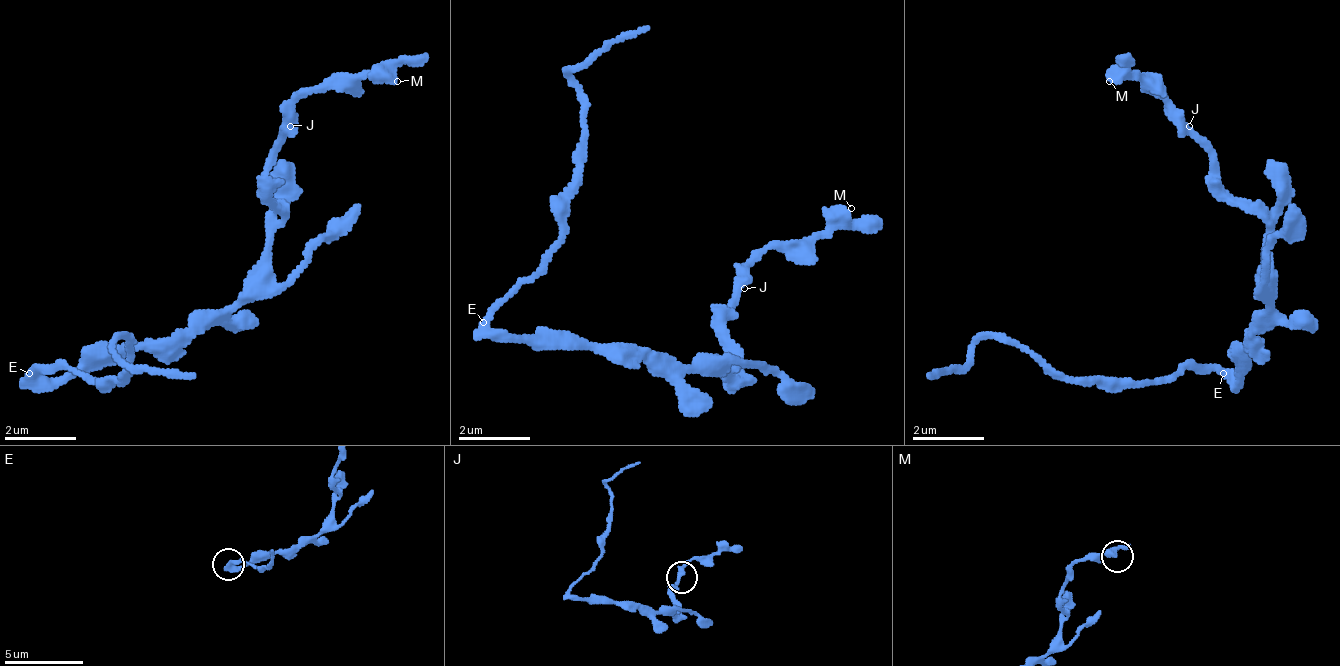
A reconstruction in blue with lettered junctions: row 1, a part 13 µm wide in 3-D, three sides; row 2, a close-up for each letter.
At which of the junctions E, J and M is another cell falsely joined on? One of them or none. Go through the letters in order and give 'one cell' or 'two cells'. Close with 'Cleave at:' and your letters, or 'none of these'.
E: two cells
J: one cell
M: one cell
Cleave at: E

